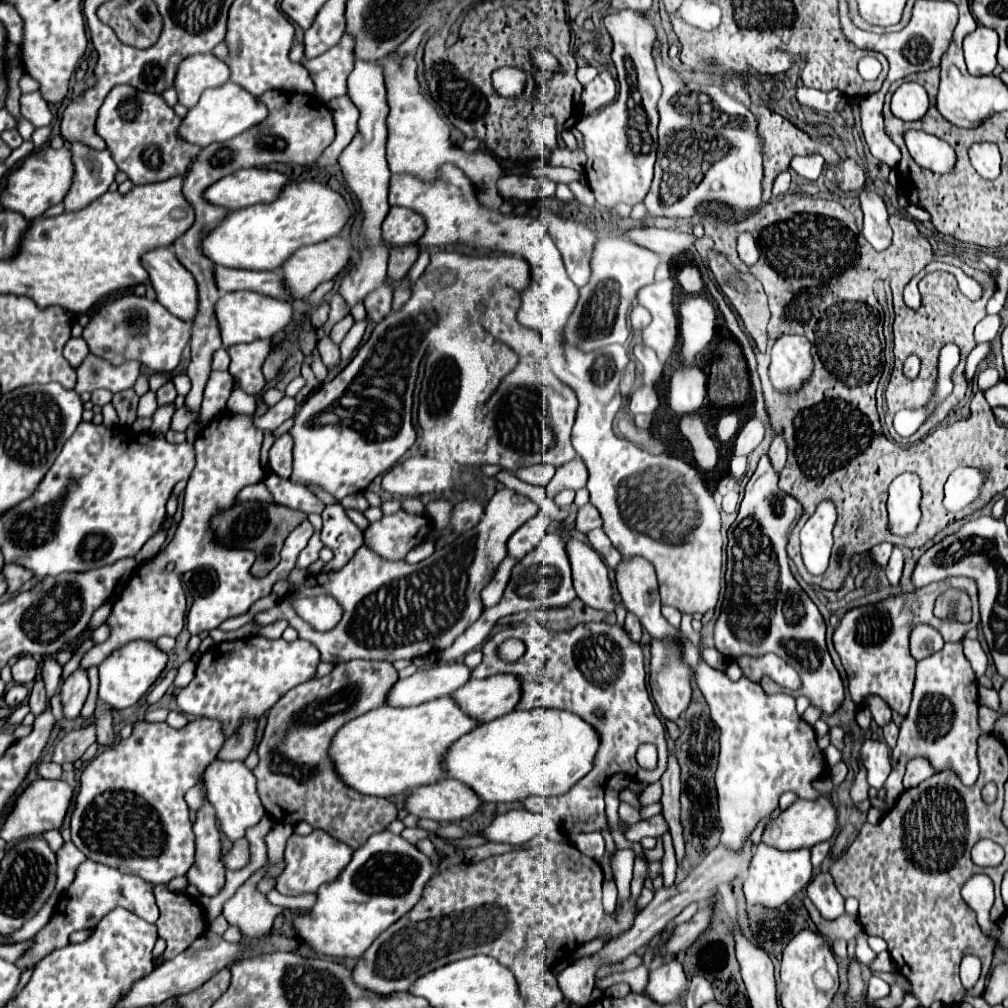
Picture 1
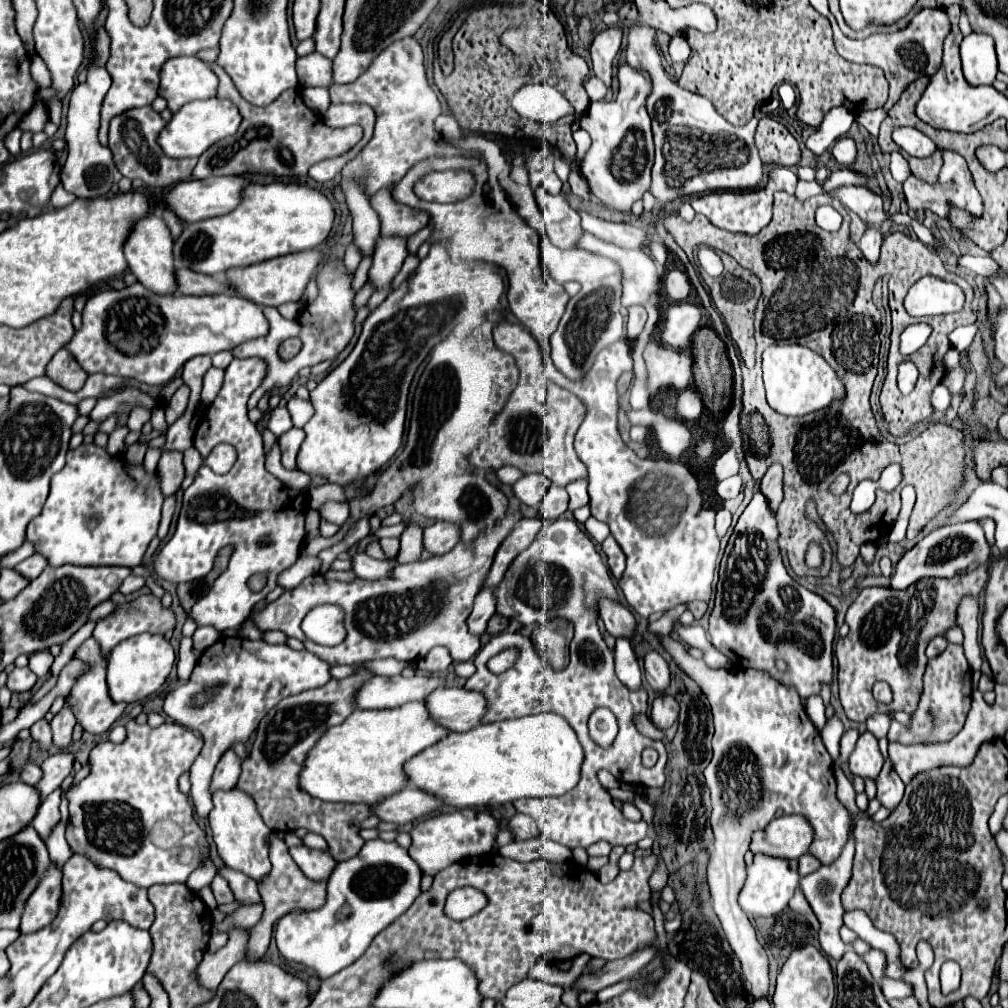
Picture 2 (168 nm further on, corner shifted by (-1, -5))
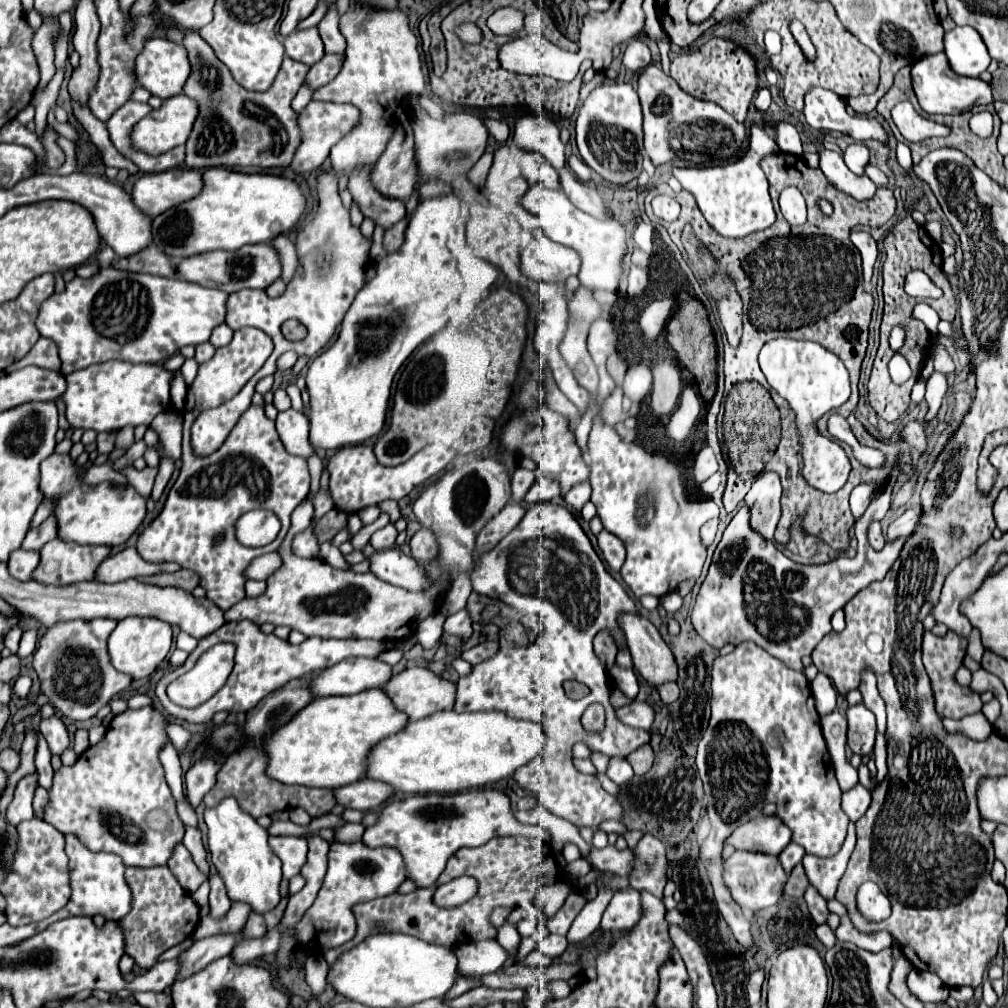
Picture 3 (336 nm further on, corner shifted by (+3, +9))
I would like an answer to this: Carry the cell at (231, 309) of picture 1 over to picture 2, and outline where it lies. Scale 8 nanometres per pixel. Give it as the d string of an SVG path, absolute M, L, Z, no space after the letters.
M136 282L122 290L92 294L82 310L82 326L64 348L88 374L102 372L164 386L190 358L232 350L264 332L268 332L268 320L262 308L240 296L160 296Z

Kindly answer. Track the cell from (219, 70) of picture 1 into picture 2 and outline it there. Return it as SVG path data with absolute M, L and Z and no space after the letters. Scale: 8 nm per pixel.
M176 56L162 64L158 96L166 100L172 114L192 100L212 98L216 88L218 80L214 72L196 56Z

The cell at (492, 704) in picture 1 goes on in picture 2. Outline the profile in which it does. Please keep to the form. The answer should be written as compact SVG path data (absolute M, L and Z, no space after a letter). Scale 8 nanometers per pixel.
M436 688L424 700L428 714L440 726L450 732L466 732L480 726L480 716L484 716L484 696L478 692L468 692L466 688Z

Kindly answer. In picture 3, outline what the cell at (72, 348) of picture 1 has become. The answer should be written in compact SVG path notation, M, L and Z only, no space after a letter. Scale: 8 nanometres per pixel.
M40 338L34 348L30 350L30 354L26 354L22 360L18 360L14 368L24 368L24 366L40 366L44 370L60 370L60 356L56 350L56 344L50 338Z

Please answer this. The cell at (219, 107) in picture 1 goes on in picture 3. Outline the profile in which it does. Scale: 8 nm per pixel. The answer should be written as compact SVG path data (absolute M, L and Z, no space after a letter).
M178 94L178 96L172 96L168 100L164 100L164 104L158 108L158 110L152 110L146 118L142 118L134 130L132 130L132 144L146 152L146 154L162 154L162 152L168 152L180 144L186 144L190 132L192 132L192 126L198 118L198 108L200 108L200 102L194 102L194 98L188 98L186 94Z

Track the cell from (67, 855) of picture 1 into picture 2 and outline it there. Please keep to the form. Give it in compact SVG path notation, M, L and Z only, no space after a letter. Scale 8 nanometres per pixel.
M58 822L52 832L48 834L48 838L44 840L48 852L50 852L50 858L62 868L64 866L64 860L68 860L72 856L72 850L66 846L66 838L64 838L64 822Z

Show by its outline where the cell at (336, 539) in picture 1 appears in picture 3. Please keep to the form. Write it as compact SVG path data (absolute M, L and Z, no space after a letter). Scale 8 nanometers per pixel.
M388 548L374 552L370 558L370 572L374 572L384 582L408 588L408 590L424 590L430 586L424 570L416 564L412 556L406 556L398 548Z

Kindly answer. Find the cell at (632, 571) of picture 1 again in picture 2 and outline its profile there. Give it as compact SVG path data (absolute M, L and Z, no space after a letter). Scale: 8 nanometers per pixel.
M670 636L662 638L662 644L672 654L678 668L686 672L692 680L696 680L696 684L702 688L702 692L706 694L712 706L714 730L716 730L712 738L714 756L704 770L706 786L712 792L710 826L714 830L714 850L708 860L708 886L710 886L710 894L714 902L714 912L718 914L722 922L722 928L726 932L726 938L732 950L742 962L745 988L749 988L751 994L760 998L768 992L768 956L756 938L754 926L750 924L748 916L738 906L738 892L740 892L740 884L744 884L744 872L746 872L744 852L748 850L748 840L756 830L762 830L764 826L768 826L768 822L774 818L776 810L782 804L782 810L786 814L800 814L810 822L814 830L814 840L808 848L808 854L812 854L816 860L820 860L820 864L826 866L826 864L832 864L840 856L848 840L850 814L836 798L836 778L834 778L834 766L832 766L834 760L824 748L820 732L808 718L796 688L784 686L782 682L774 680L766 670L746 668L744 672L732 674L724 668L720 670L708 668L702 660L694 660L688 656L688 646L672 640Z

